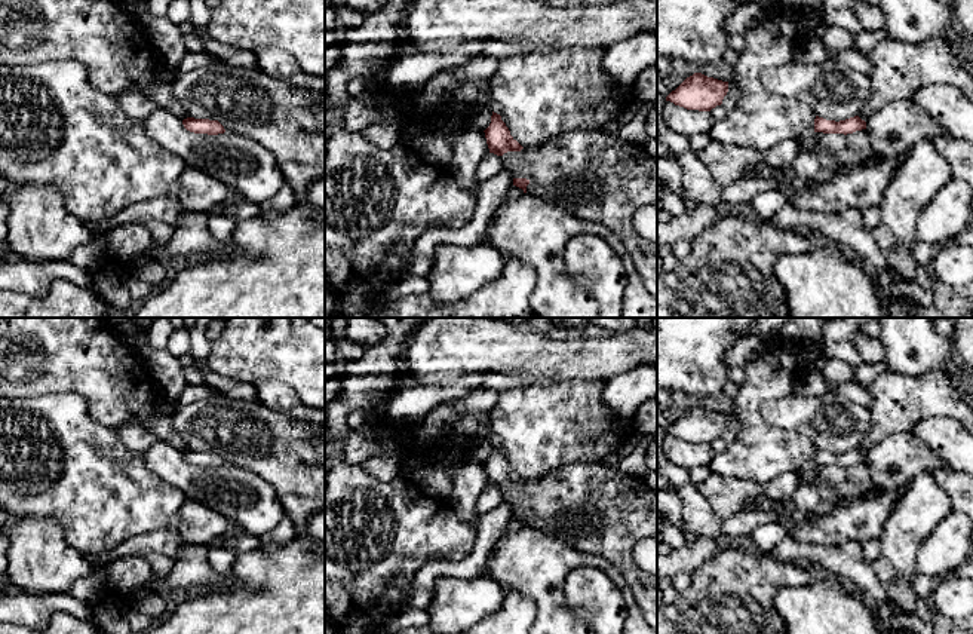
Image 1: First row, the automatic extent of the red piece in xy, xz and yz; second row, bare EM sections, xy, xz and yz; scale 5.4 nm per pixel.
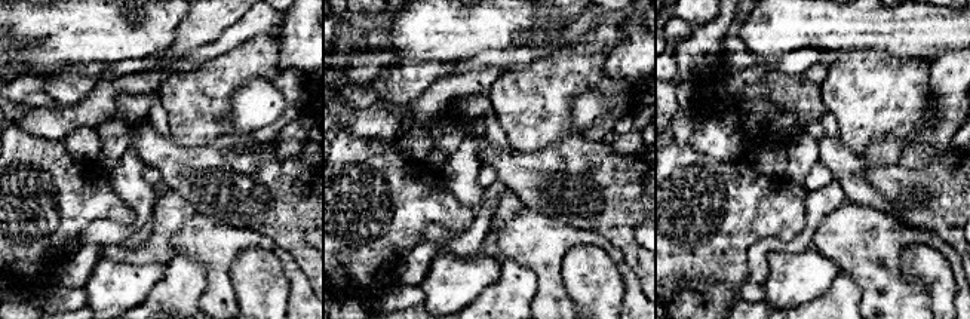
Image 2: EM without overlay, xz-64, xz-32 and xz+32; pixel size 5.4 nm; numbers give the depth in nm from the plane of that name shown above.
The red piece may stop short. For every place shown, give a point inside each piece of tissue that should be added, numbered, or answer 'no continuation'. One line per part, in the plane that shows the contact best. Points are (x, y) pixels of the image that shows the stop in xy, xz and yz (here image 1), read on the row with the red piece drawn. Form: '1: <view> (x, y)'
no continuation

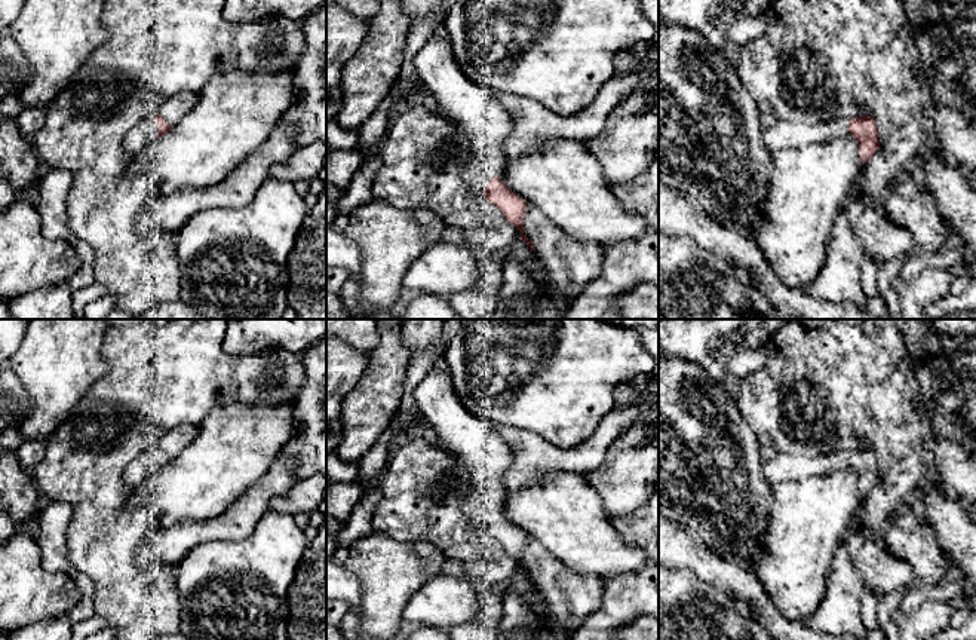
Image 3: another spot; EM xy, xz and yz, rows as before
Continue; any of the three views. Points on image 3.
1: xy (138, 138)

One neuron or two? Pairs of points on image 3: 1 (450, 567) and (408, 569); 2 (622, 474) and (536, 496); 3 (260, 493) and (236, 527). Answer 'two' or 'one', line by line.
1: two
2: two
3: one

